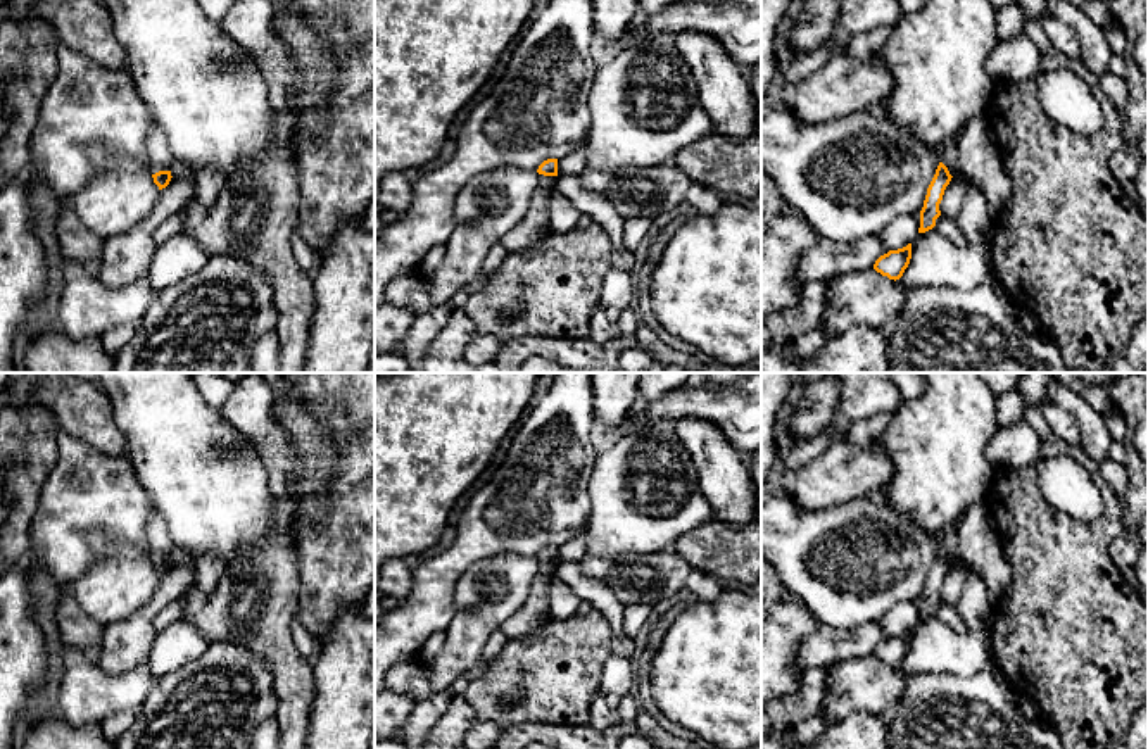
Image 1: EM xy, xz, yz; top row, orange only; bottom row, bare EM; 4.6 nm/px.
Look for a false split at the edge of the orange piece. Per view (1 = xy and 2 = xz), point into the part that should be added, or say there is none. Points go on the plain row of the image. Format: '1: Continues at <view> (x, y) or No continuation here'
1: Continues at xy (159, 541)
2: Continues at xz (548, 568)

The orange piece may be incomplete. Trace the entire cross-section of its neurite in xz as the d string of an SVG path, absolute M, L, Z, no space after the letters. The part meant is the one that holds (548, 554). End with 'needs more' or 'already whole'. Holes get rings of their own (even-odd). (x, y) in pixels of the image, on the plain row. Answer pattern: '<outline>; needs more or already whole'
M558 545L544 547L539 556L539 571L544 575L554 575L556 563L558 563Z; needs more

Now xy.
M152 507L147 521L147 537L148 537L148 557L154 564L154 570L159 576L166 575L171 568L171 549L173 540L167 530L164 516Z; needs more

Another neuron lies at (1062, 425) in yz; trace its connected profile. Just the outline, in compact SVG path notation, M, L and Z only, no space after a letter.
M1055 402L1044 404L1039 407L1044 414L1044 419L1051 430L1051 433L1070 445L1081 444L1081 433L1074 421L1074 418Z

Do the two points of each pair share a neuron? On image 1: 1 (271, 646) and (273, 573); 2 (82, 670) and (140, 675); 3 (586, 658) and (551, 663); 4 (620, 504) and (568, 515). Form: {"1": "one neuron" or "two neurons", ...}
{"1": "one neuron", "2": "one neuron", "3": "one neuron", "4": "two neurons"}

